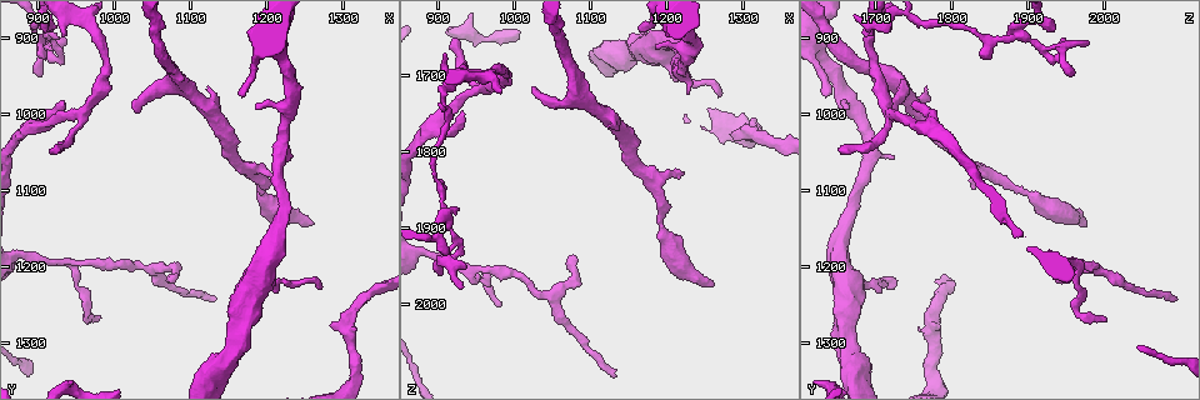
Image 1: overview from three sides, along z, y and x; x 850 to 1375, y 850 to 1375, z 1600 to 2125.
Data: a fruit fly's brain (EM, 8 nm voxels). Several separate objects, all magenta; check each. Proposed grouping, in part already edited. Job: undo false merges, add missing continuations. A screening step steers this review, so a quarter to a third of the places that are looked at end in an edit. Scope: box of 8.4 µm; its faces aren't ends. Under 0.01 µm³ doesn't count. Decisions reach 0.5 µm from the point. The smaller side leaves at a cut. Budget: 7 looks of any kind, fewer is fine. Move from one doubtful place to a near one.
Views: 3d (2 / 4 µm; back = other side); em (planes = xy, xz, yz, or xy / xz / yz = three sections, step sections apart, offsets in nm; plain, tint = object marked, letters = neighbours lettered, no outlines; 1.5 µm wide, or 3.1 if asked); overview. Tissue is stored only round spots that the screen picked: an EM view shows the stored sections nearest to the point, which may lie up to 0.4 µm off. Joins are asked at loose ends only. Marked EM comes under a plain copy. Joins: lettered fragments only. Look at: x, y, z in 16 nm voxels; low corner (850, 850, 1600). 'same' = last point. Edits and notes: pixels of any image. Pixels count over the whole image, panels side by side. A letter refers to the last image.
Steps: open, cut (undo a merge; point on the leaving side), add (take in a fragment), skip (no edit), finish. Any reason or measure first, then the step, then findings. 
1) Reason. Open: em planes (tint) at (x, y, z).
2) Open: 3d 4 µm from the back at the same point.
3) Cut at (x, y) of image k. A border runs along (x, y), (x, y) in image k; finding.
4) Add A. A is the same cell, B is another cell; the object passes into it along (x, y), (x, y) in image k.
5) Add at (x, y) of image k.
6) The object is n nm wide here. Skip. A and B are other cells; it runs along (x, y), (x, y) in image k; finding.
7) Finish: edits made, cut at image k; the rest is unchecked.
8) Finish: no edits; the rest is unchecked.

Thin neck. Open: 3d 2 µm at (915, 900, 1880).

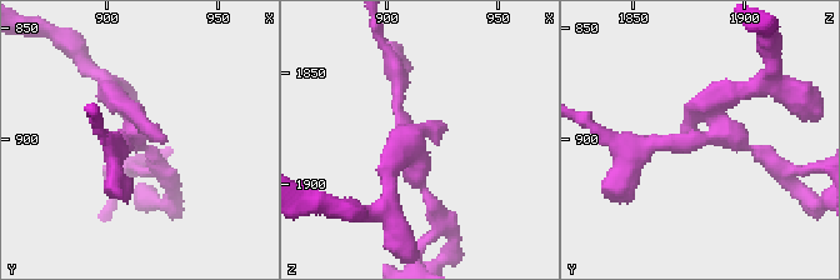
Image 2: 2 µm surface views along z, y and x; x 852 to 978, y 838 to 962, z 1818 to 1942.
3 arms meet here. Open: em xy step 8 (letters) at (911, 897, 1880).

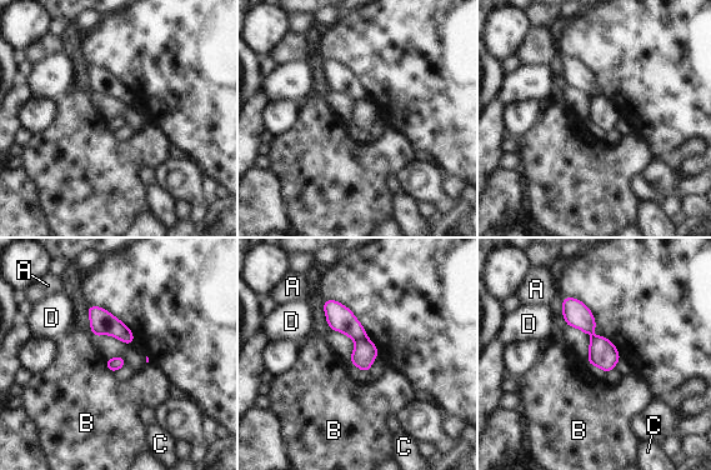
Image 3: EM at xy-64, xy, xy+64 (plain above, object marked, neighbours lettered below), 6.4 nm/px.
The object is 90 nm wide here. Cut at (365, 351) of image 3. A, B, C and D are other cells; two cells meet here.

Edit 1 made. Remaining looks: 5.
Side arm on a straight run. Open: 3d 2 µm at (940, 1195, 1950).

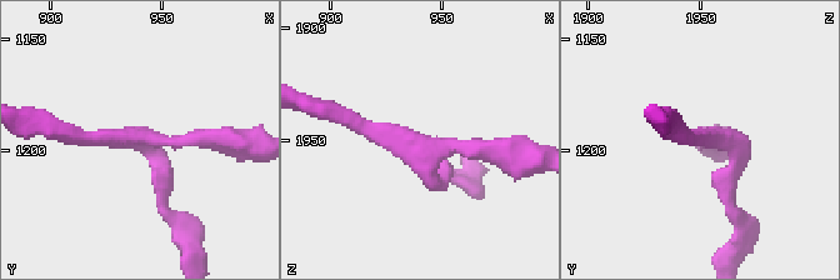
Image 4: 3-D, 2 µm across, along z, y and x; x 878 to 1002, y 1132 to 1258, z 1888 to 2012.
3 arms meet here; shape alone is not enough. Open: em planes (tint) at (936, 1194, 1952).

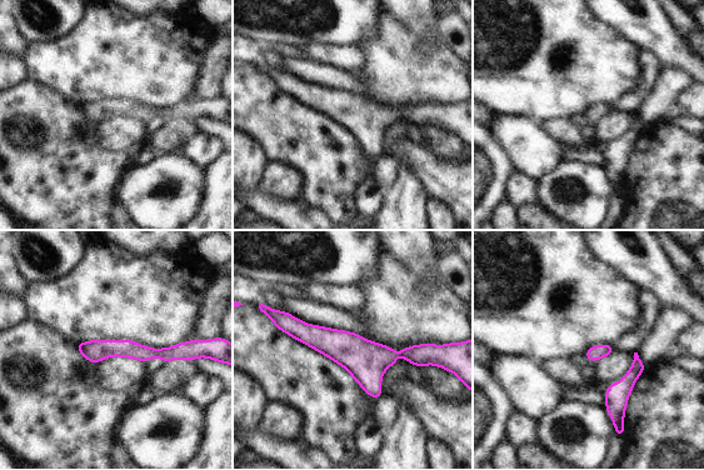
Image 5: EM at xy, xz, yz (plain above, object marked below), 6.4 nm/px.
See the neighbours. Open: em planes (letters) at the same point.

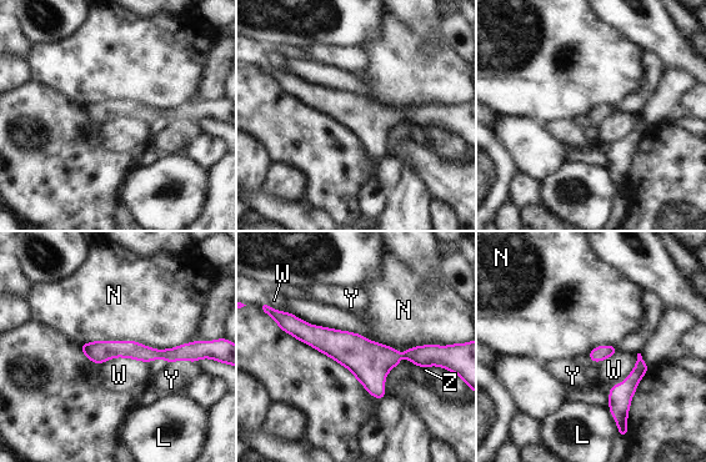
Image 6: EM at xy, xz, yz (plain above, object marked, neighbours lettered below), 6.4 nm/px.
The object is 140 nm wide here; the longest contact is with N, 750 nm. Skip. L, N, W, Y and Z are other cells; continuous, no second cell.

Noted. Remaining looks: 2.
Three arms meet. Open: em xz step 4 (tint) at (960, 995, 1715).

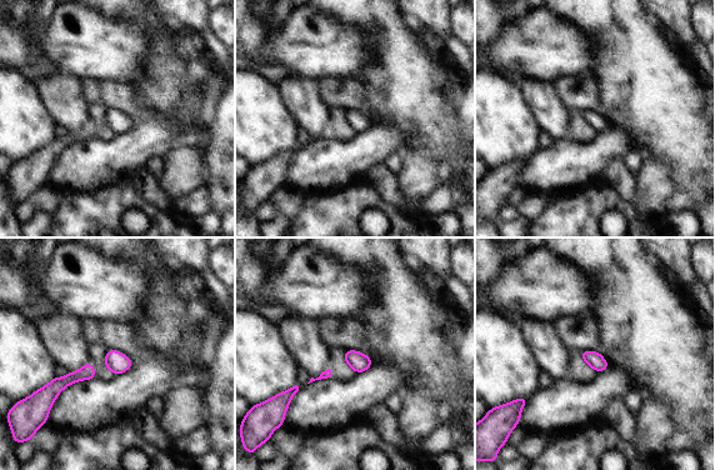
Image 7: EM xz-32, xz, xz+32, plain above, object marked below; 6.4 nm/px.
Open: em planes (letters) at the same point.

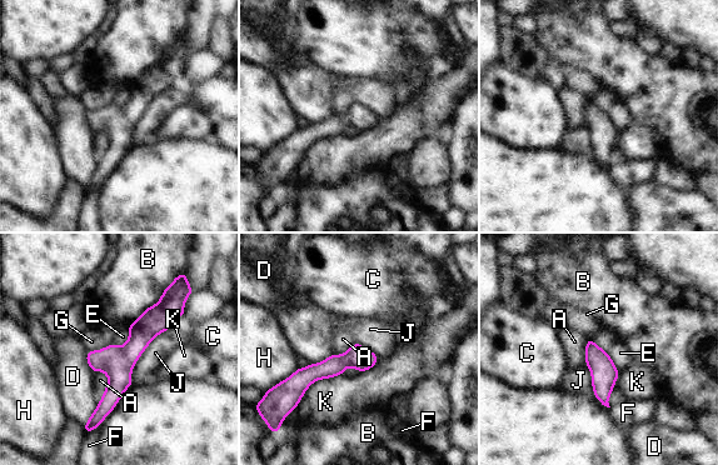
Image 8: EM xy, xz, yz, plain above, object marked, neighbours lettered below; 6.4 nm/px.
The object is 150 nm wide here. Skip. A, B, C, D, E, F, G, H, J and K are other cells; it runs along (171, 295), (93, 420) in image 8; one cell here.

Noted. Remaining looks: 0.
Finish: edits made, cut at image 3; the rest is unchecked.

